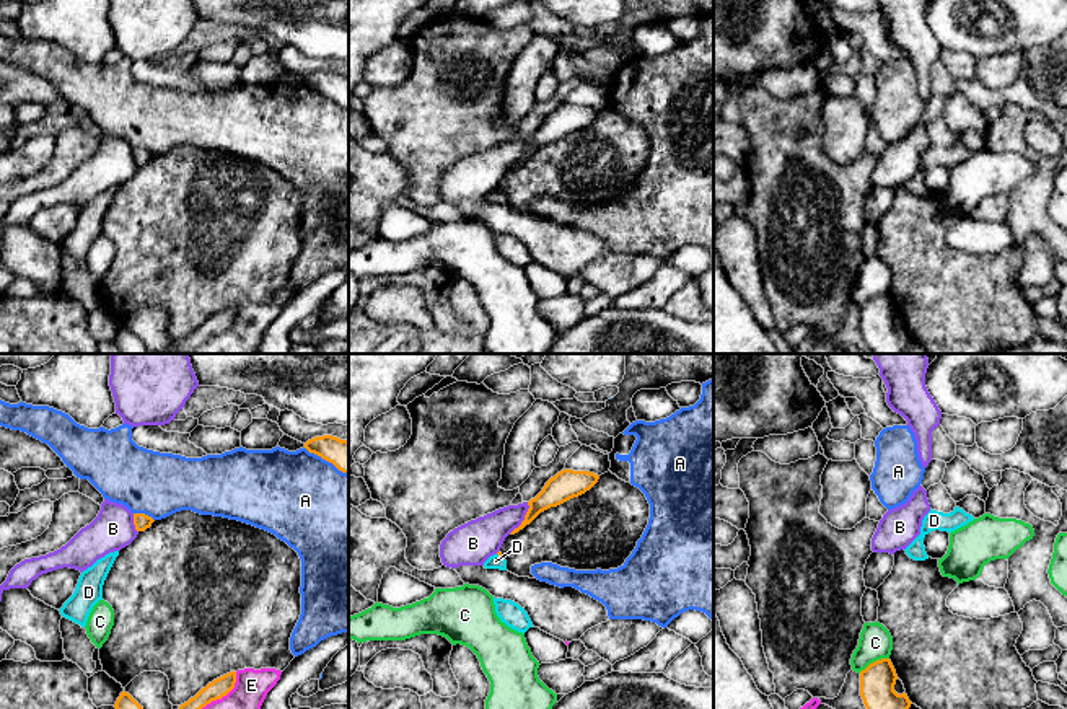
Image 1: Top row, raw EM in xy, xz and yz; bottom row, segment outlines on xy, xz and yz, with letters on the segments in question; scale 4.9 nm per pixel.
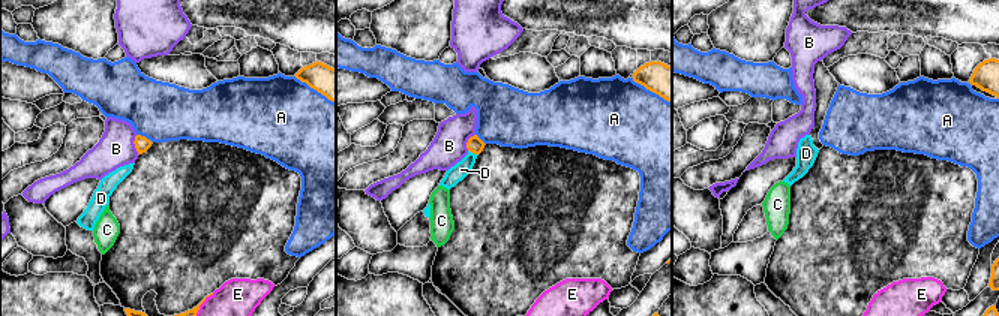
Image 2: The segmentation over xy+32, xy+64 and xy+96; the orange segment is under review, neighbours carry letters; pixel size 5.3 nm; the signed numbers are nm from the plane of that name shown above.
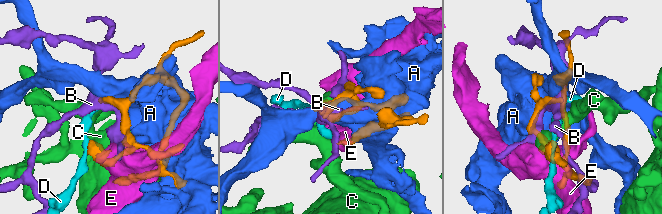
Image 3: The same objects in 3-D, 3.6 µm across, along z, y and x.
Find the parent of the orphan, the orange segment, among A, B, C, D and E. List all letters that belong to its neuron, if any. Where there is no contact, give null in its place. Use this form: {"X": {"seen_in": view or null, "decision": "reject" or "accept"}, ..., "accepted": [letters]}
{"A": {"seen_in": "xy", "decision": "reject"}, "B": {"seen_in": "xz", "decision": "reject"}, "C": {"seen_in": "yz", "decision": "reject"}, "D": {"seen_in": "xz", "decision": "accept"}, "E": {"seen_in": "xy", "decision": "reject"}, "accepted": ["D"]}

